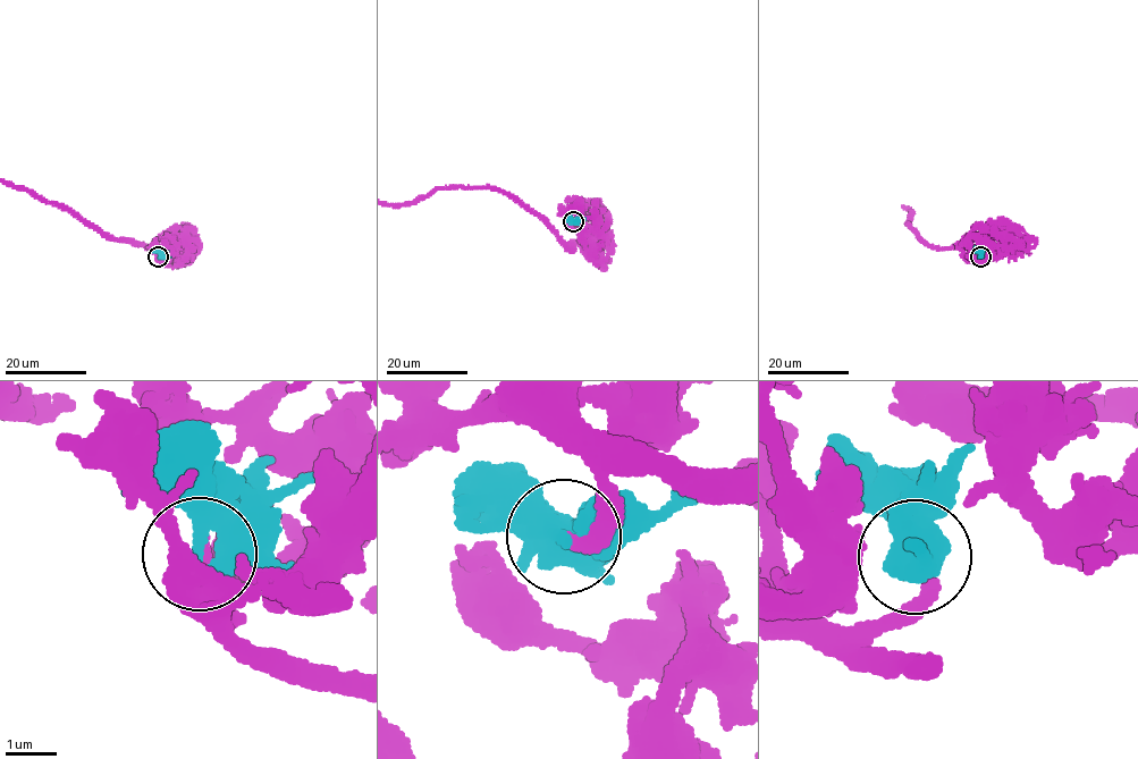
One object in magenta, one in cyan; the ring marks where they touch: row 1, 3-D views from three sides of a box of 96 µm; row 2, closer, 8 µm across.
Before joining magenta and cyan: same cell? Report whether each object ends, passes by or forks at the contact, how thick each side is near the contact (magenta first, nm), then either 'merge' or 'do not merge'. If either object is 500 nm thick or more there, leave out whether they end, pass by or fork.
280/550 nm | merge

